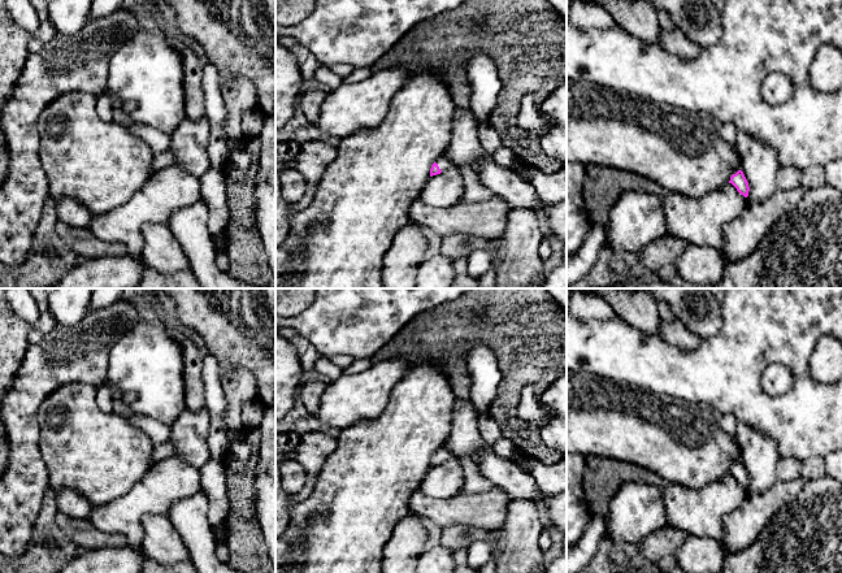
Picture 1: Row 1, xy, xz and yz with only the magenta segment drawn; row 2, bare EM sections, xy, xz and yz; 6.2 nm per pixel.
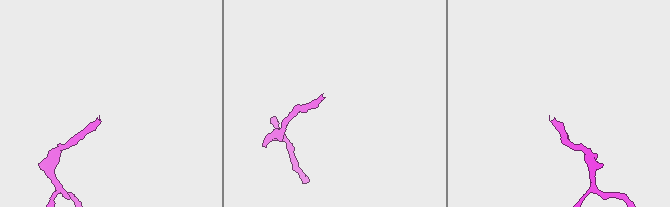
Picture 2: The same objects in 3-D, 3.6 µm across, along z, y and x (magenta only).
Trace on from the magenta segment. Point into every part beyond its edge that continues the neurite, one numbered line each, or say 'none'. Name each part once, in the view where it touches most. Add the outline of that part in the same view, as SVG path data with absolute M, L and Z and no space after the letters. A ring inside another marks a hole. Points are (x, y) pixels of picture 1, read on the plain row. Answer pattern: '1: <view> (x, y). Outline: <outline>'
1: xz (443, 454). Outline: M443 447L437 451L437 455L442 463L453 457L453 453L450 450Z

